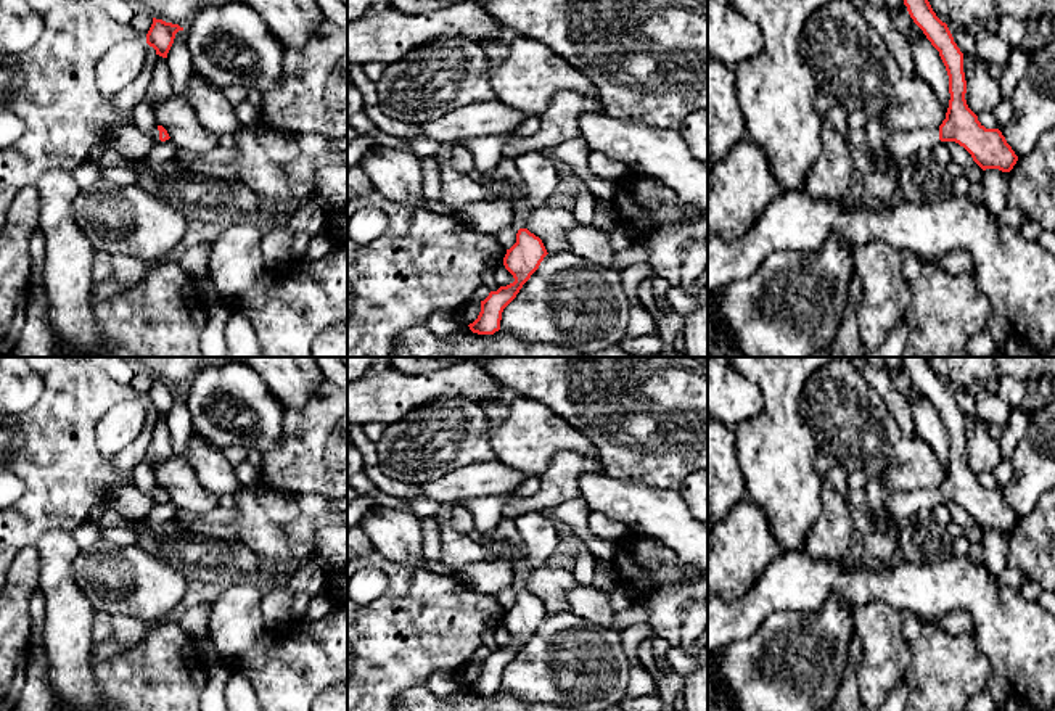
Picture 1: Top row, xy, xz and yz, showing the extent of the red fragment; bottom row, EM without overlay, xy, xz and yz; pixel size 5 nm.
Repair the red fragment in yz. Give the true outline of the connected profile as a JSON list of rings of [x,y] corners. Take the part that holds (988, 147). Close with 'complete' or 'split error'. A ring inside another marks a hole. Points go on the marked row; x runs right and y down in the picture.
[[[904,0],[913,23],[923,31],[931,45],[939,51],[949,76],[949,108],[946,119],[938,129],[915,129],[910,132],[888,132],[880,119],[865,124],[870,161],[875,158],[897,156],[901,161],[913,161],[922,148],[933,150],[938,145],[955,142],[963,146],[973,161],[983,169],[1010,172],[1018,156],[1007,143],[999,129],[986,129],[978,116],[968,108],[965,93],[967,80],[963,72],[963,53],[954,42],[946,23],[933,11],[928,0]]]; split error

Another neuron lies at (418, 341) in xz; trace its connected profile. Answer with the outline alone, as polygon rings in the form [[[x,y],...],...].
[[[426,325],[405,330],[396,341],[391,357],[579,357],[576,349],[531,343],[499,330],[478,335],[468,325],[439,338]]]

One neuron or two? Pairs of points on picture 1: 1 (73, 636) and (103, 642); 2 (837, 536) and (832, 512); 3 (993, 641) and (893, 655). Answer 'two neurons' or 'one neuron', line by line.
1: two neurons
2: one neuron
3: two neurons

